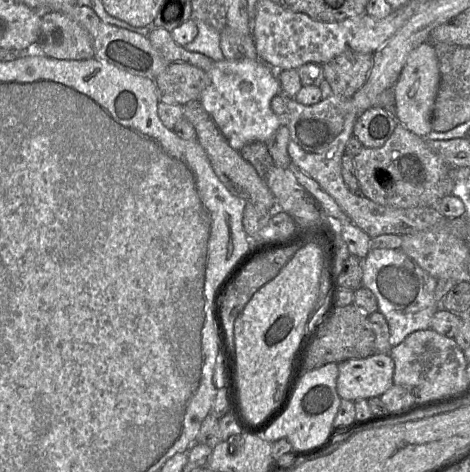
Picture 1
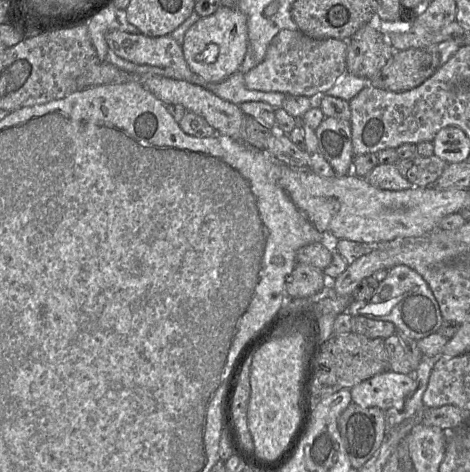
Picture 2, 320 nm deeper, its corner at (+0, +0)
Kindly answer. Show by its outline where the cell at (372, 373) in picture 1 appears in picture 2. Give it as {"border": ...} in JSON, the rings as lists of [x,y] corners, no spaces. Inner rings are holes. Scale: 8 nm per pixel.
{"border":[[[391,370],[377,374],[350,389],[352,401],[365,408],[376,407],[383,411],[395,405],[401,405],[404,400],[417,389],[415,371],[410,374],[396,373]]]}

